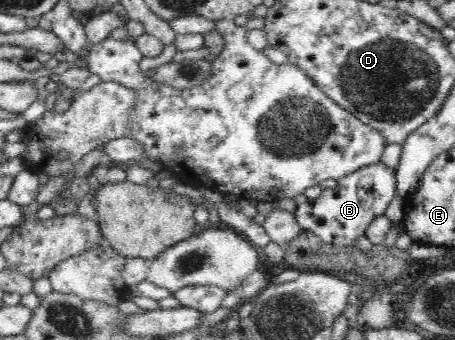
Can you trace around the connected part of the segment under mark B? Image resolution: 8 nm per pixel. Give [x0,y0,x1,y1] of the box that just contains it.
[295,162,396,247]

